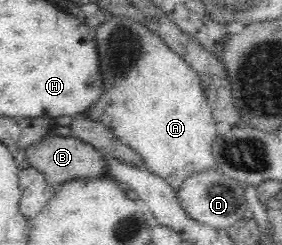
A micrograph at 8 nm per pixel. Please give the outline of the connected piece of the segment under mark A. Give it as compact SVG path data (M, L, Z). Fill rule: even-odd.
M109 16L97 30L97 48L99 48L99 70L103 76L103 94L95 102L88 115L104 124L133 153L143 159L144 166L158 177L164 178L176 191L181 190L183 182L193 173L211 169L218 170L211 145L218 135L215 119L207 102L201 79L183 59L181 59L156 32L150 31L144 24L127 17Z

